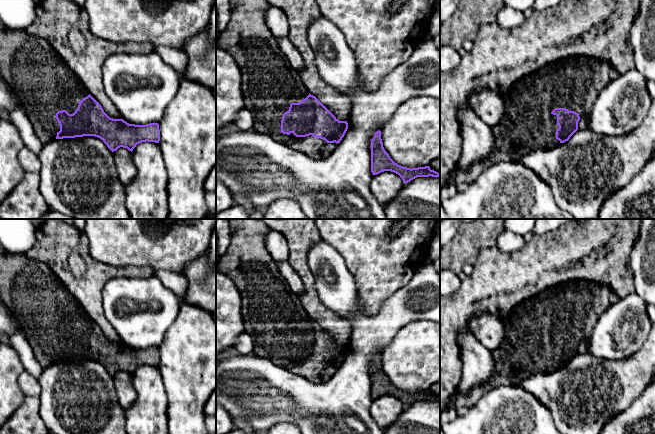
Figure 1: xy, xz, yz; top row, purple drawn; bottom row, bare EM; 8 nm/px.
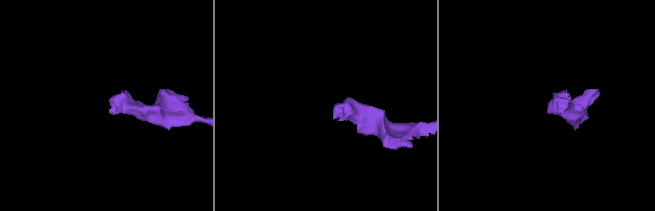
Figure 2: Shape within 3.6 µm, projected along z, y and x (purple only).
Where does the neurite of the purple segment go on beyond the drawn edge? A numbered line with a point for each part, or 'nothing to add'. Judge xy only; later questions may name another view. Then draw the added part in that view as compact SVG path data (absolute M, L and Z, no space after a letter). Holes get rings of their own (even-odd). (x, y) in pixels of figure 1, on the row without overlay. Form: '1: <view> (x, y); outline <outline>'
1: xy (44, 308); outline M0 243L0 299L4 306L10 311L12 316L17 320L20 325L21 331L29 342L34 356L42 368L46 368L56 363L57 357L60 355L60 349L56 343L58 335L66 334L69 338L73 338L78 332L79 326L89 319L82 306L76 301L71 293L66 289L59 278L52 272L52 270L44 263L31 259L26 253L11 253L8 252Z

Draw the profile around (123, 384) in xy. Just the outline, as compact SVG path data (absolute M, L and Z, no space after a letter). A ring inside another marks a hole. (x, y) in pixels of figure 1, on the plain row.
M120 371L113 376L113 382L120 406L126 410L136 399L132 377L127 372Z

